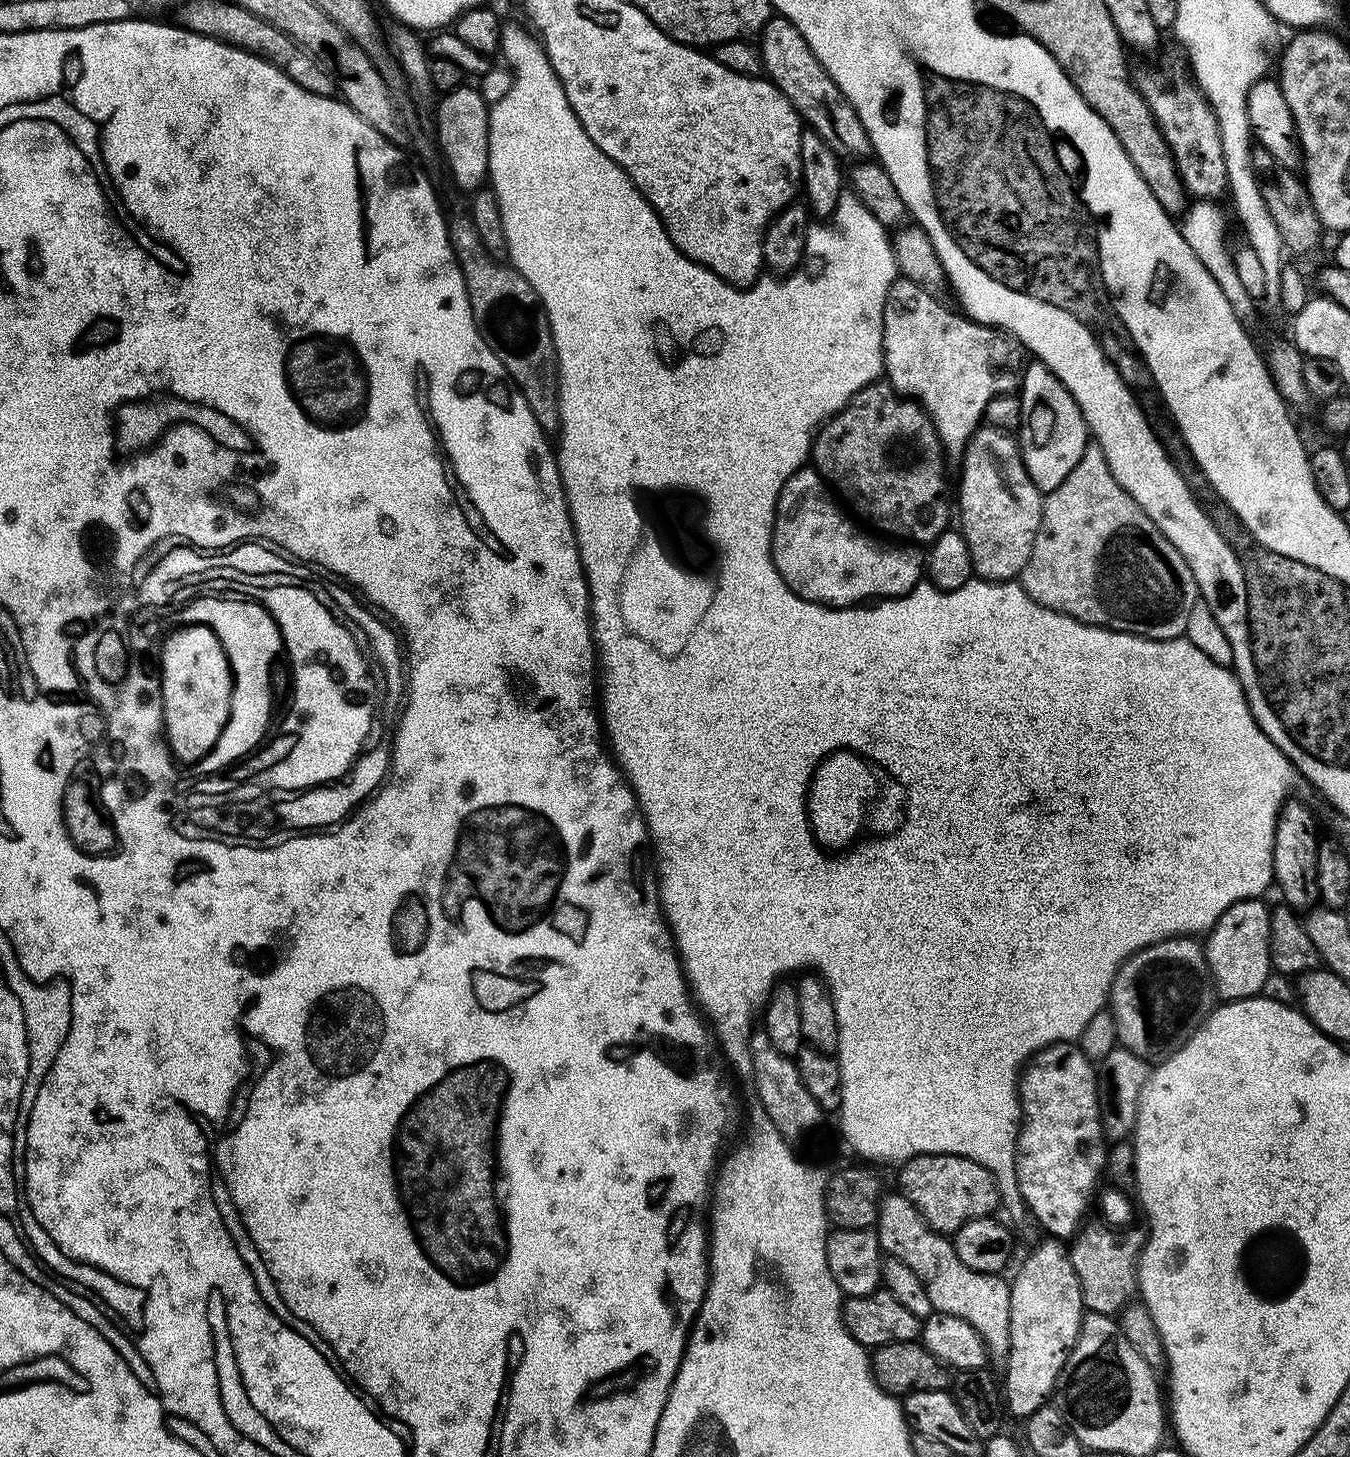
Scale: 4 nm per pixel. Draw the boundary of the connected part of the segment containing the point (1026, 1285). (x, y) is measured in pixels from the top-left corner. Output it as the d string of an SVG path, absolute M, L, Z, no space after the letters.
M1044 1238L1041 1244L1036 1244L1032 1248L1032 1253L1025 1258L1020 1264L1020 1269L1016 1272L1016 1277L1011 1277L1010 1280L1010 1350L1008 1351L1008 1359L1003 1365L1002 1371L1004 1371L1004 1384L1002 1383L1002 1404L1012 1416L1021 1416L1021 1418L1027 1418L1032 1416L1037 1410L1045 1407L1049 1403L1050 1397L1056 1391L1056 1379L1058 1374L1064 1368L1064 1363L1068 1357L1068 1351L1076 1345L1076 1339L1080 1333L1080 1321L1086 1311L1084 1306L1084 1295L1082 1290L1078 1286L1078 1274L1074 1274L1074 1266L1070 1262L1068 1257L1068 1248L1065 1247L1059 1239L1056 1238Z

